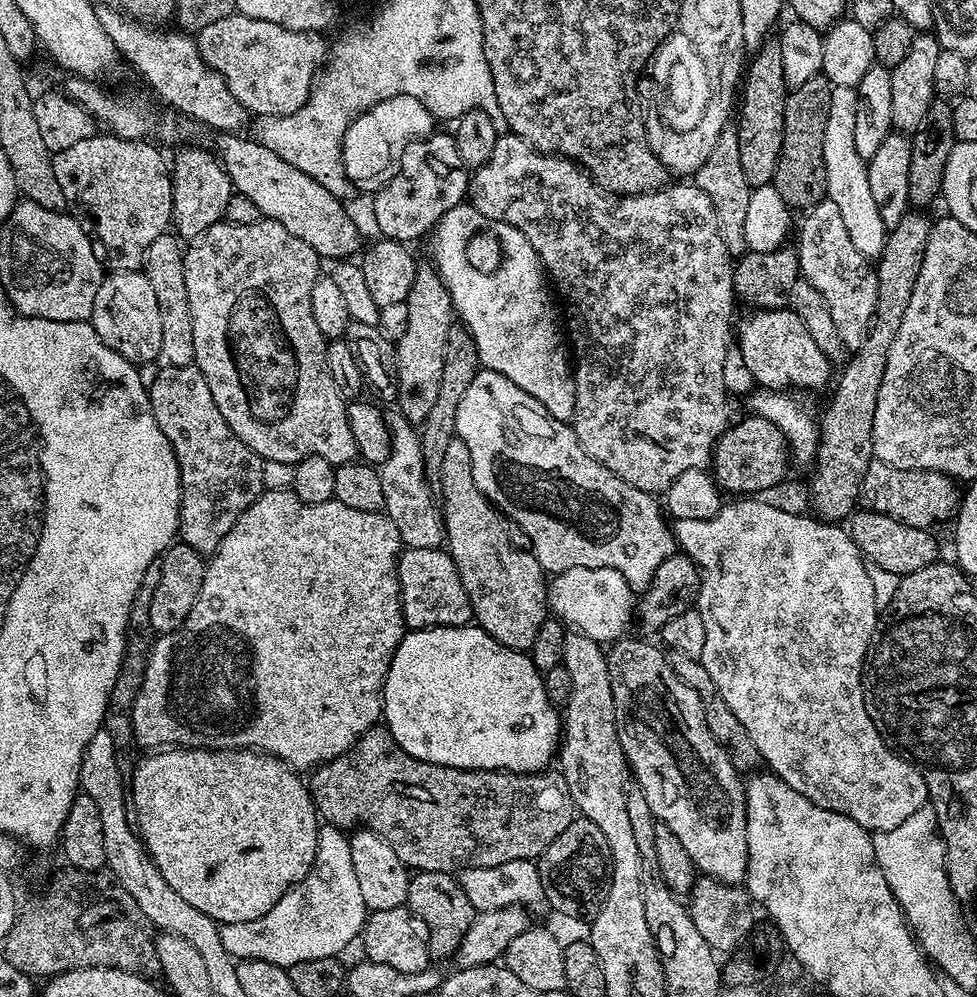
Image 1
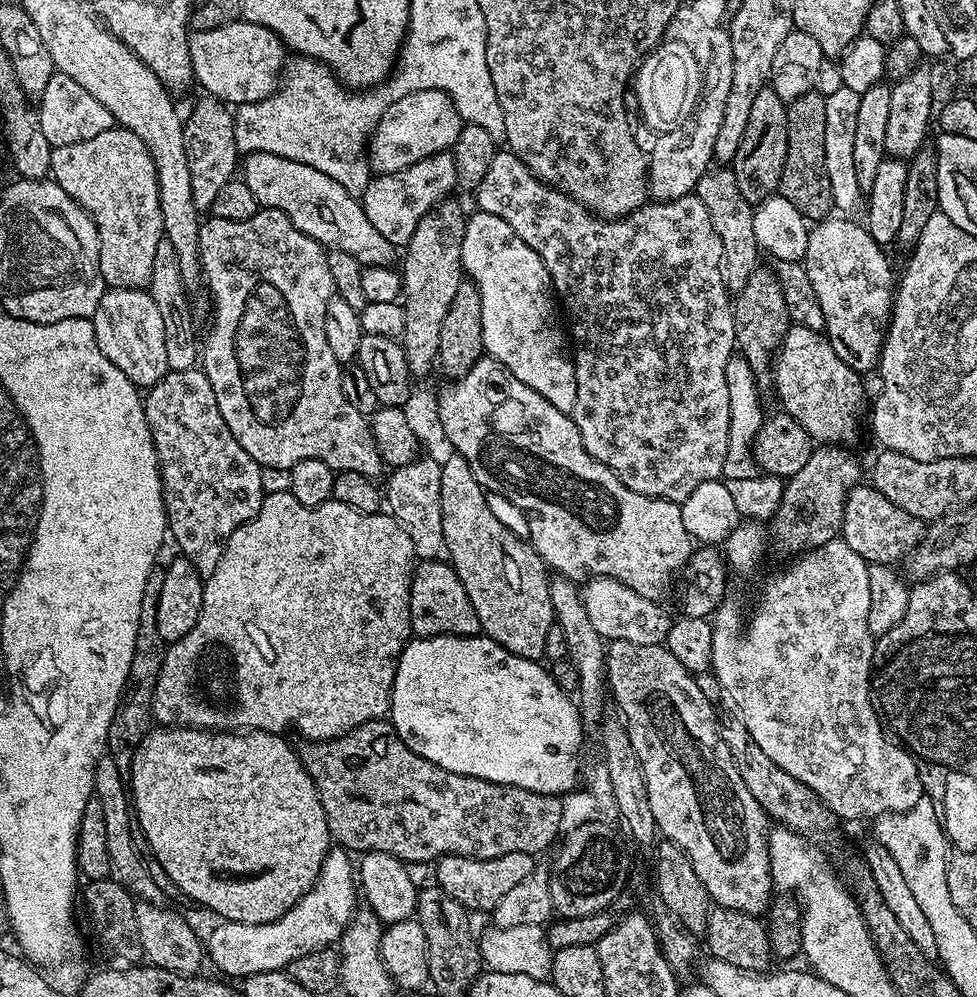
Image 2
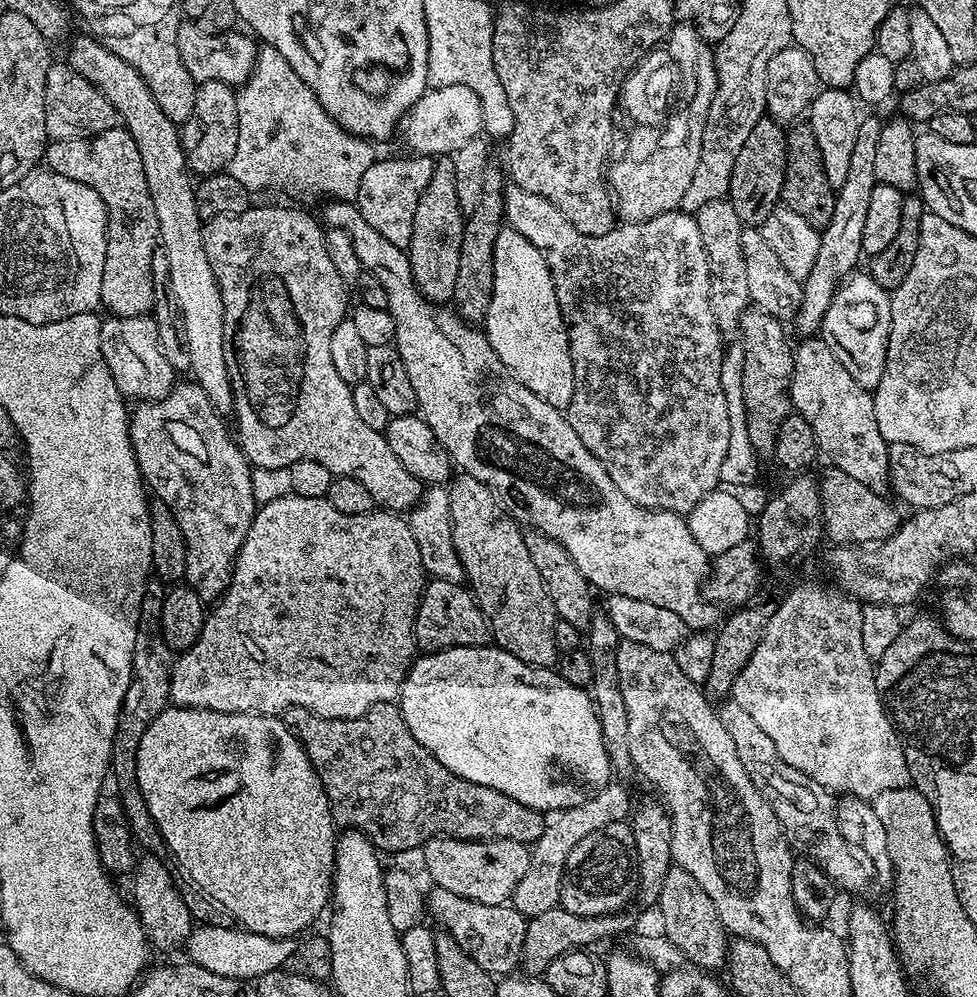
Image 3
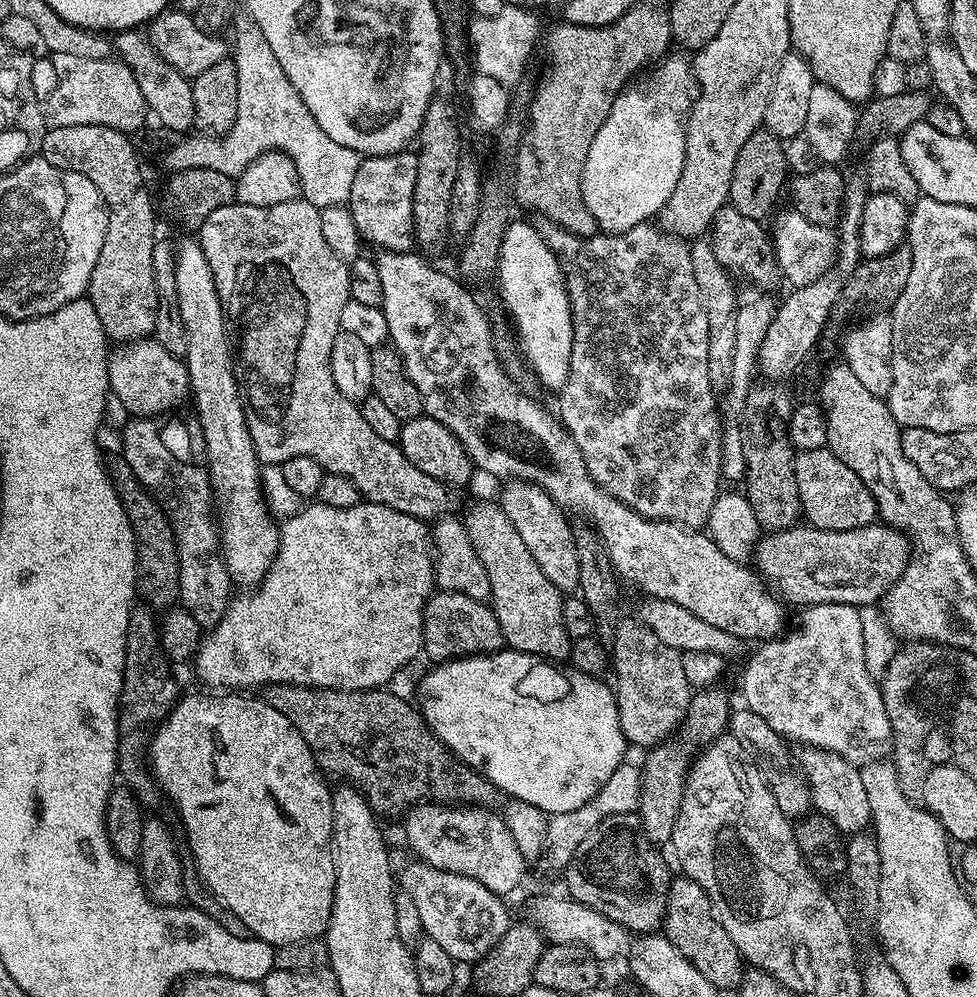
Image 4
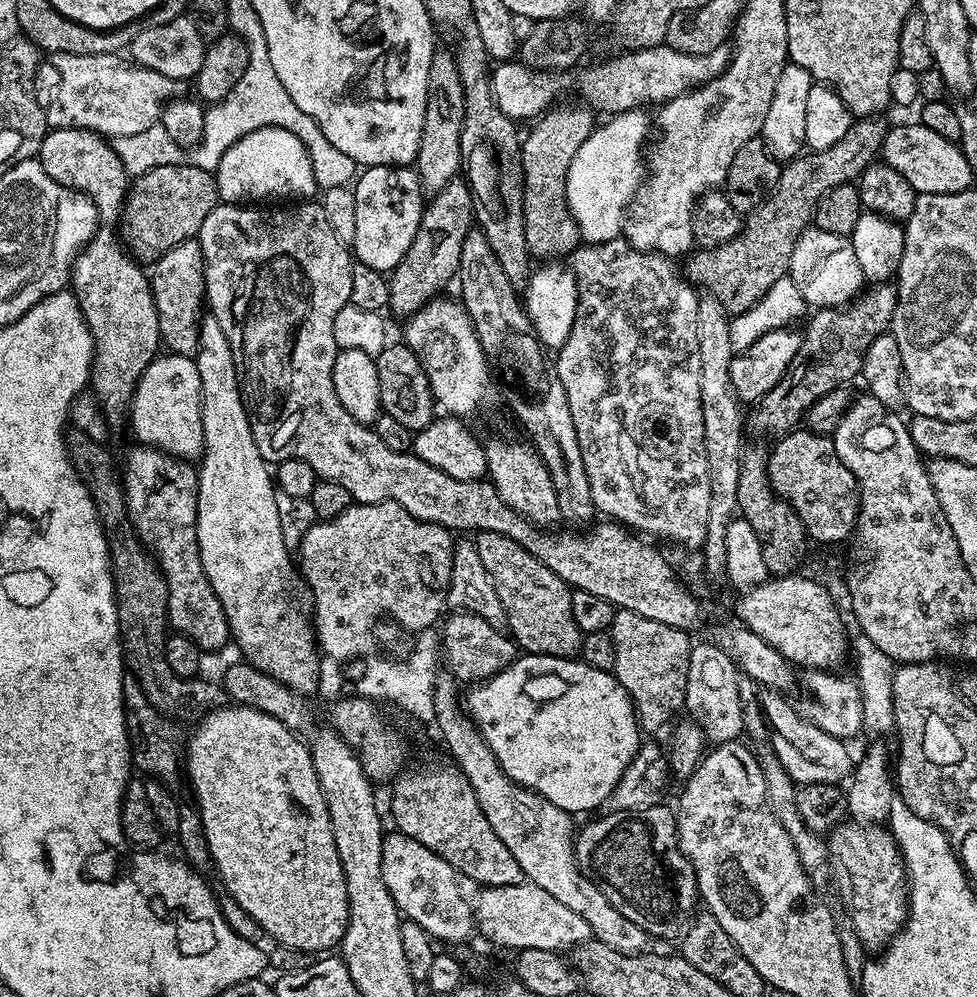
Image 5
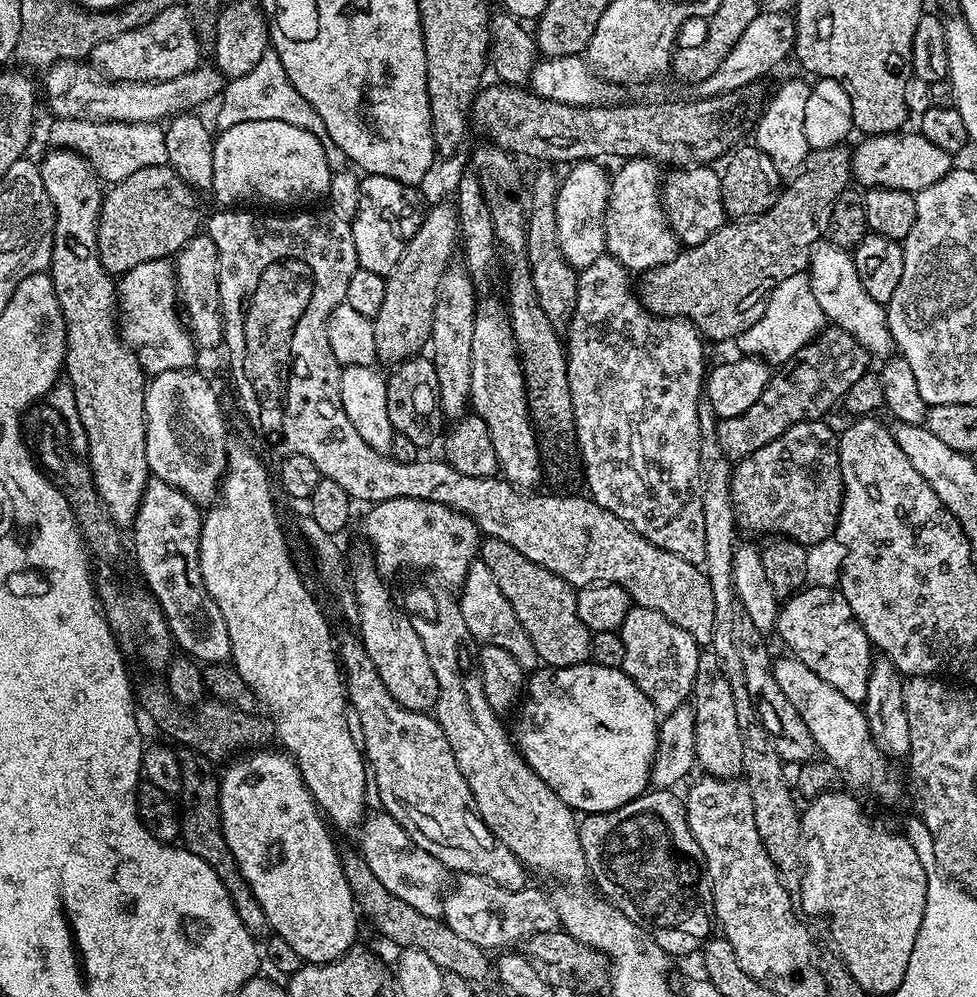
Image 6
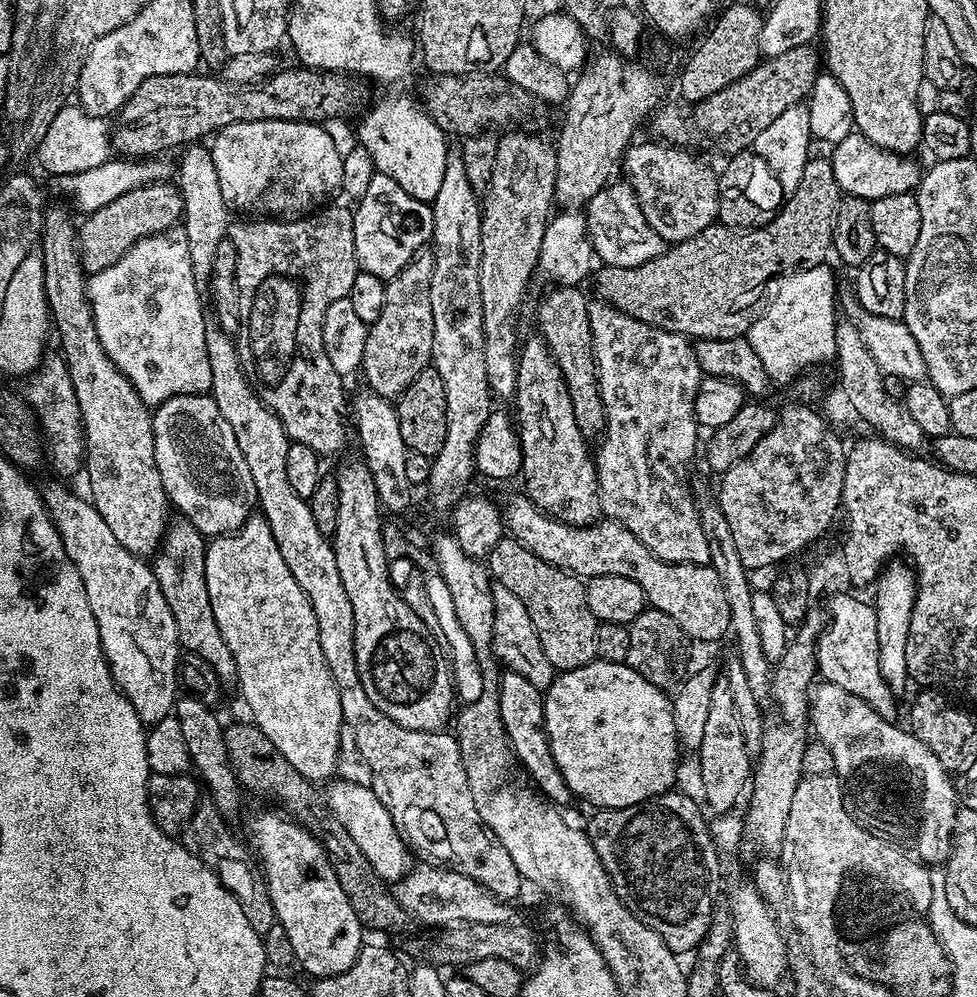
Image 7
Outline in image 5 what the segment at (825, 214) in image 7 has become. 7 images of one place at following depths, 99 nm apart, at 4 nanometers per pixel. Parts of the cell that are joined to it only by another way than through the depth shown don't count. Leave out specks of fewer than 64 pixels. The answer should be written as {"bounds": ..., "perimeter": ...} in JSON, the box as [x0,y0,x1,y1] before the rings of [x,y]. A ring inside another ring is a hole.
{"bounds":[686,115,890,314],"perimeter":[[[875,115],[853,119],[846,138],[838,138],[838,142],[834,142],[832,148],[821,152],[809,151],[807,154],[797,156],[794,160],[787,161],[780,169],[780,177],[771,196],[762,201],[753,212],[747,213],[739,234],[722,246],[700,248],[687,257],[687,260],[689,259],[688,268],[686,264],[687,279],[697,289],[718,298],[720,305],[729,314],[750,310],[750,306],[754,306],[754,302],[758,302],[762,294],[766,294],[766,290],[770,290],[770,286],[778,282],[778,278],[788,275],[790,254],[794,254],[794,246],[800,235],[813,223],[818,201],[830,190],[834,190],[834,186],[859,181],[860,175],[881,155],[890,124],[889,121],[880,119],[884,118]]]}

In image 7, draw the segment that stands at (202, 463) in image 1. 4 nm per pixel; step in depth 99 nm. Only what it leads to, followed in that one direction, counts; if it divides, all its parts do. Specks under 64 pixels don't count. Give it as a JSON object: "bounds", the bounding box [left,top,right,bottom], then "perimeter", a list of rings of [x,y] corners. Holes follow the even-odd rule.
{"bounds":[151,519,236,686],"perimeter":[[[173,519],[151,561],[152,572],[158,578],[166,606],[170,606],[170,614],[174,614],[174,626],[178,626],[181,649],[210,662],[210,670],[218,674],[221,685],[232,686],[236,684],[236,663],[230,646],[226,646],[226,638],[222,638],[222,630],[218,630],[218,622],[214,622],[214,610],[206,590],[205,547],[205,536],[189,520]]]}

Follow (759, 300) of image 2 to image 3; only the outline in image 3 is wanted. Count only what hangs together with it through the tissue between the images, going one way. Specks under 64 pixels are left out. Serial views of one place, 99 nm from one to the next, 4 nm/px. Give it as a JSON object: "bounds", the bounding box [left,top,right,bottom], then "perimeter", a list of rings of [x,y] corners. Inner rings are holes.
{"bounds":[738,306,793,454],"perimeter":[[[749,306],[740,316],[738,342],[745,351],[742,373],[742,399],[745,403],[746,431],[758,454],[772,454],[779,428],[793,411],[792,362],[793,347],[784,334],[785,325],[761,308]]]}

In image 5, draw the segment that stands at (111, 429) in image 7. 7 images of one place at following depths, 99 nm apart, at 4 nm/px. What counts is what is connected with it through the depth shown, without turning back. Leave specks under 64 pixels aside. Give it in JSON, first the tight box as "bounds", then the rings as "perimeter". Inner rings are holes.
{"bounds":[38,128,162,422],"perimeter":[[[85,128],[49,130],[44,135],[38,159],[42,170],[46,170],[54,182],[89,196],[100,214],[96,235],[72,261],[70,290],[76,295],[94,341],[90,392],[104,416],[113,422],[123,412],[125,415],[137,382],[162,348],[160,315],[152,297],[149,273],[140,269],[143,267],[136,257],[118,239],[117,229],[115,232],[108,225],[121,219],[130,177],[111,143],[99,132]]]}

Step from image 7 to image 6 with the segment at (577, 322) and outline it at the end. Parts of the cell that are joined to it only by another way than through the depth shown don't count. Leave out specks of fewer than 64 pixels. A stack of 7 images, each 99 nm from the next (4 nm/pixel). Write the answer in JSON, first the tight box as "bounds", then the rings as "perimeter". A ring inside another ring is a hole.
{"bounds":[526,166,577,326],"perimeter":[[[544,166],[532,180],[532,189],[526,195],[526,259],[532,267],[534,278],[534,294],[538,294],[538,302],[542,302],[542,310],[546,310],[546,318],[557,326],[567,325],[572,307],[576,304],[577,269],[566,262],[562,250],[558,246],[558,220],[556,218],[556,190],[558,176],[551,172],[551,167]]]}

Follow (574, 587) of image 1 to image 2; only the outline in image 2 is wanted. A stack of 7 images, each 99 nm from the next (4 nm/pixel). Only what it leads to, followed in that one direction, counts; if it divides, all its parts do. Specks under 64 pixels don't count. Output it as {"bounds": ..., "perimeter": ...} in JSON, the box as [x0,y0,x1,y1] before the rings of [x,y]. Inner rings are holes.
{"bounds":[582,576,673,646],"perimeter":[[[593,576],[585,584],[588,585],[583,585],[582,597],[587,617],[605,642],[621,640],[638,642],[638,646],[654,646],[667,641],[673,617],[664,613],[663,603],[642,598],[642,594],[634,594],[630,586],[622,586],[622,582],[609,576]]]}

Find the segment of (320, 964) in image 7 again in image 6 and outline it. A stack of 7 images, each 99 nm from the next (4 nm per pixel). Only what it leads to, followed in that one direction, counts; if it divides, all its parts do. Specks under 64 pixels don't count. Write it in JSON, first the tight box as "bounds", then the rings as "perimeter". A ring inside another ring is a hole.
{"bounds":[220,750,358,964],"perimeter":[[[268,750],[249,751],[252,752],[249,756],[241,755],[227,765],[229,768],[225,772],[223,769],[220,776],[220,821],[222,822],[222,834],[226,838],[226,846],[230,846],[230,854],[234,854],[234,862],[236,863],[237,870],[240,872],[240,877],[247,882],[248,889],[254,894],[258,906],[262,906],[262,910],[266,914],[269,929],[275,935],[286,938],[286,942],[290,942],[290,946],[294,946],[294,950],[298,950],[298,954],[307,963],[329,964],[345,956],[357,943],[356,916],[358,920],[358,909],[356,900],[352,897],[352,891],[346,882],[344,867],[340,864],[340,852],[338,847],[336,848],[335,842],[332,841],[331,834],[333,835],[333,833],[330,831],[329,825],[326,823],[320,809],[317,808],[316,799],[310,794],[310,790],[298,770],[296,761],[284,750],[275,750],[276,752],[264,751]]]}

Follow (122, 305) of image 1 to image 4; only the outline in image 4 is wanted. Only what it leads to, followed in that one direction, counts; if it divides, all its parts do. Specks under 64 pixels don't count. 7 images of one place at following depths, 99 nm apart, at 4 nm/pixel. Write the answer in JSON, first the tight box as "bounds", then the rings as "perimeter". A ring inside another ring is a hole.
{"bounds":[108,338,190,418],"perimeter":[[[145,338],[139,342],[129,343],[111,353],[108,358],[108,386],[110,391],[122,400],[126,410],[136,418],[160,418],[171,408],[176,408],[190,396],[188,387],[188,366],[183,359],[171,356],[160,344],[155,344],[155,339]]]}

